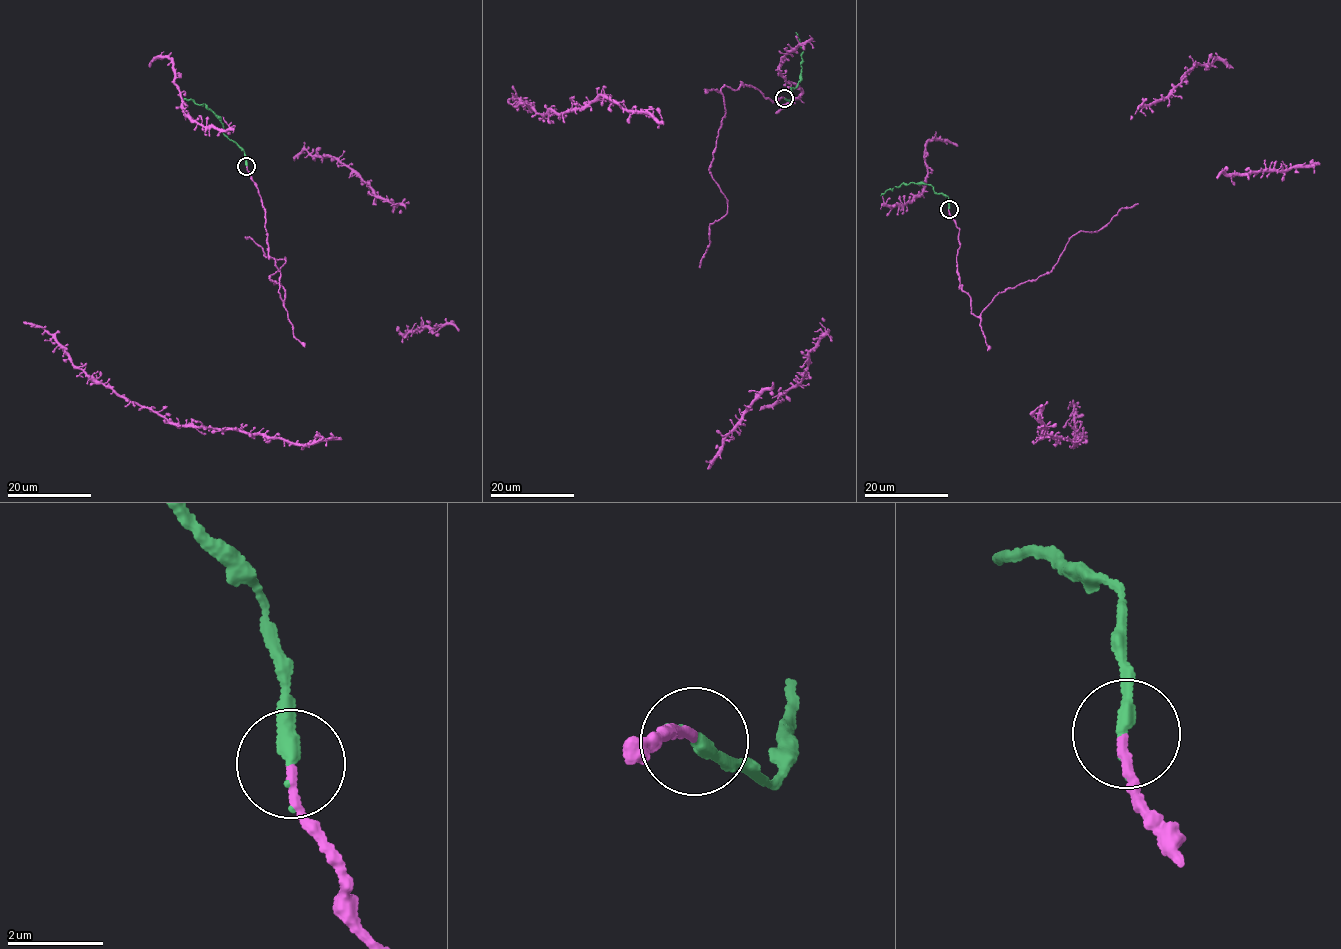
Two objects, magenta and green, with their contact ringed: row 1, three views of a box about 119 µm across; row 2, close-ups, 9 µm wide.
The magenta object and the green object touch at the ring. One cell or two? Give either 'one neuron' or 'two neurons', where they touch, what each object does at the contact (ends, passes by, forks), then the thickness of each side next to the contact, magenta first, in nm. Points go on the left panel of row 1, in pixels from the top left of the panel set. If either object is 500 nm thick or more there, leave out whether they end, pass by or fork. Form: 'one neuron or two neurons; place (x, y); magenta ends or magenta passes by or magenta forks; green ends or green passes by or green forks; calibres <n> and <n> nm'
one neuron; place (246, 166); magenta ends; green ends; calibres 160 and 300 nm

